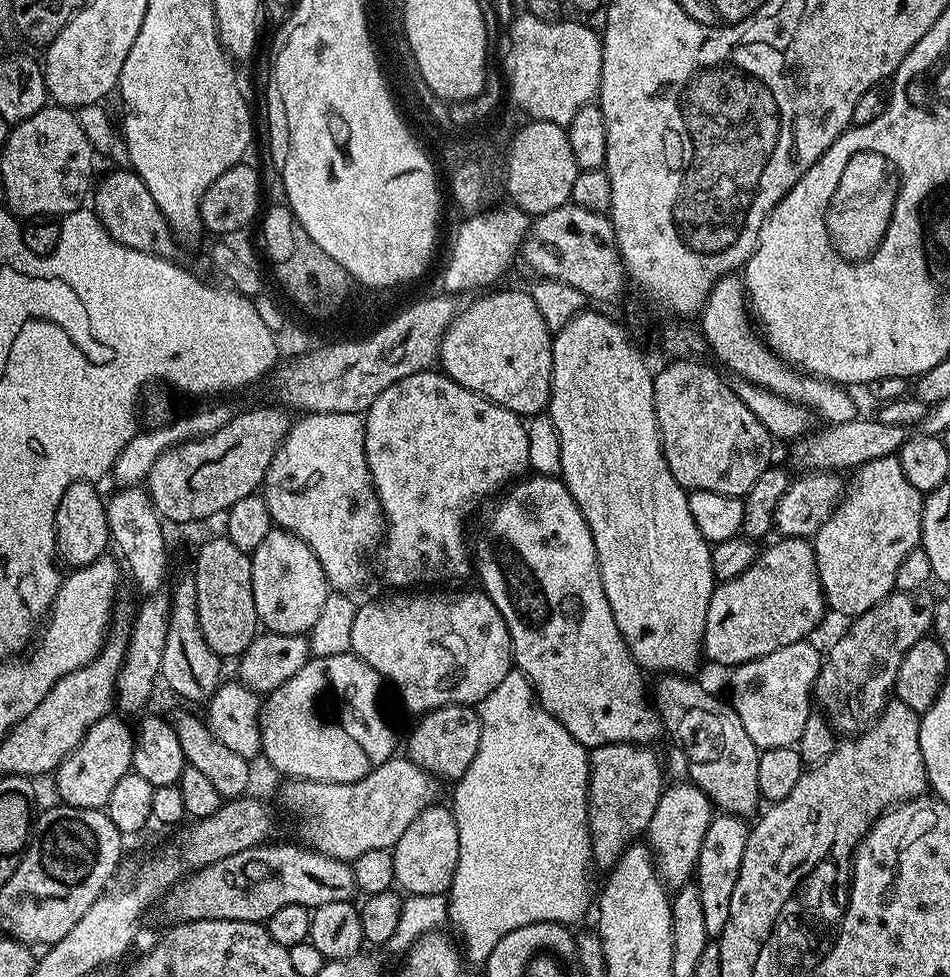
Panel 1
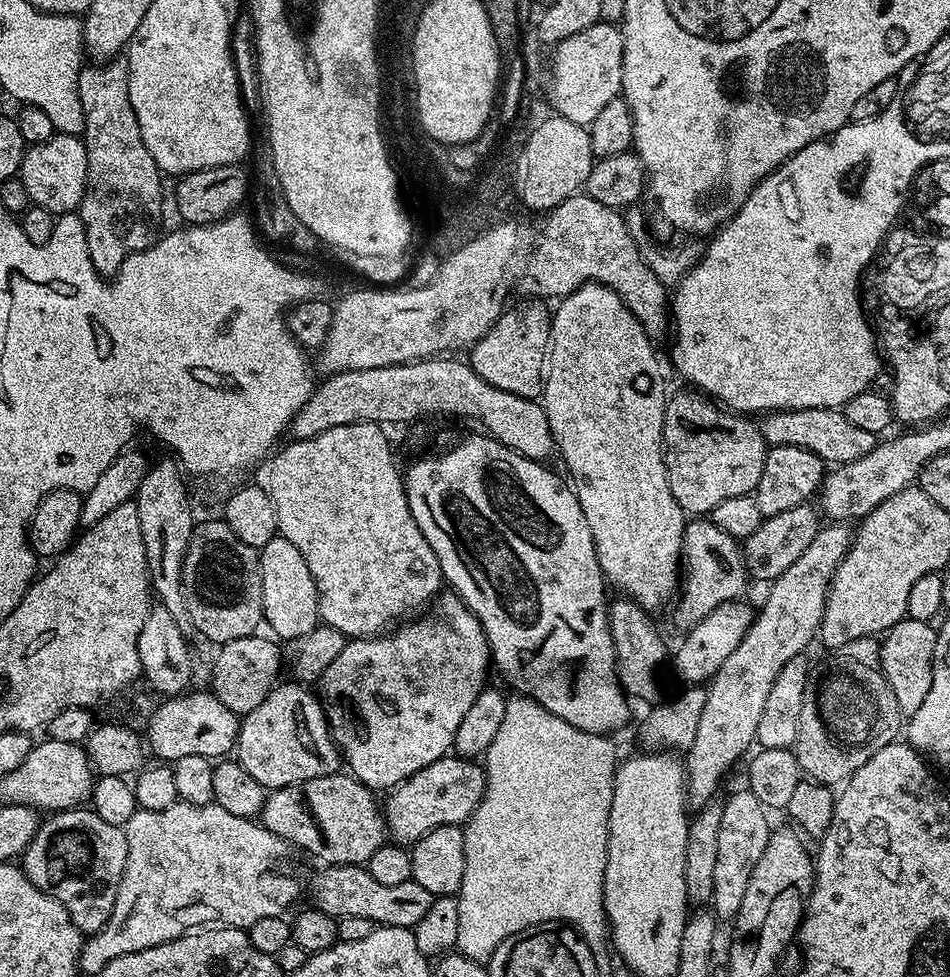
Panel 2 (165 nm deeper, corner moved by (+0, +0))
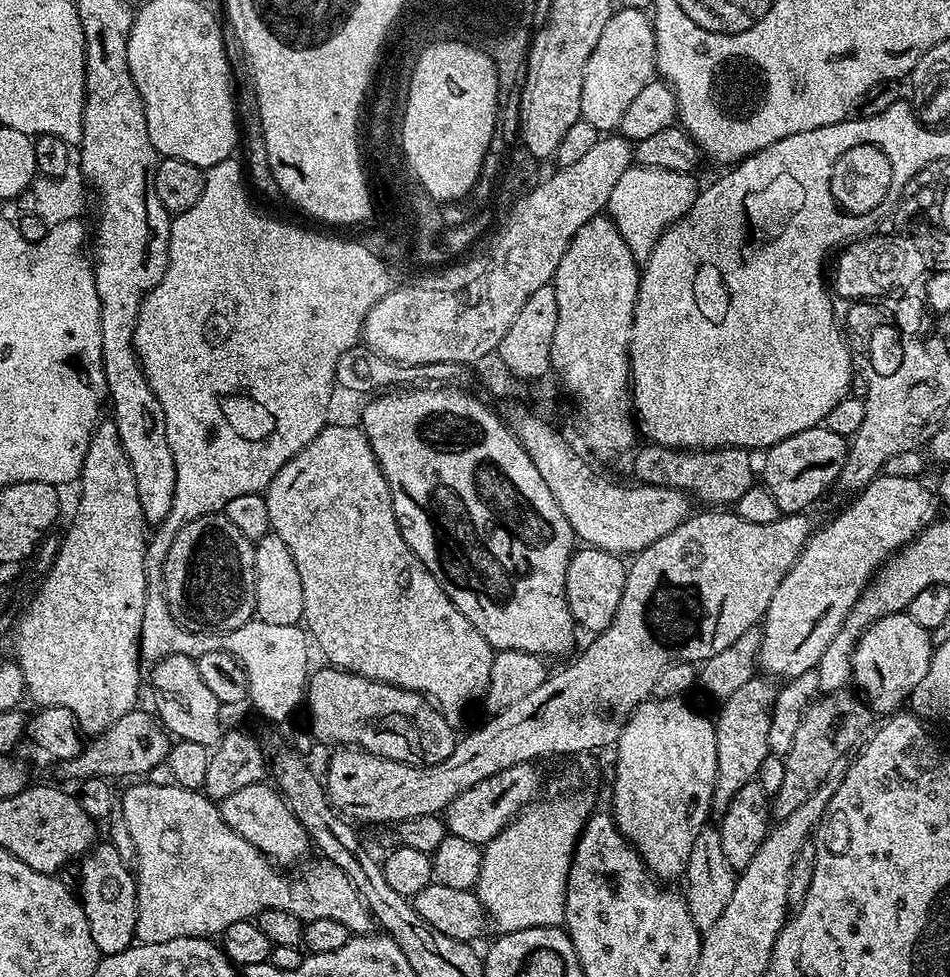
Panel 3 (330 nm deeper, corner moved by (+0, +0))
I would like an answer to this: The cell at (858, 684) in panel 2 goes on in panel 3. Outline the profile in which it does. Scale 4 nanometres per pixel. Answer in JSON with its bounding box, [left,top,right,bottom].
[770,692,869,820]

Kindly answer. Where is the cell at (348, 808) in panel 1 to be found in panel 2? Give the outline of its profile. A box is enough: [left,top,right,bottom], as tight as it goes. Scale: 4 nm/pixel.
[382,754,485,846]

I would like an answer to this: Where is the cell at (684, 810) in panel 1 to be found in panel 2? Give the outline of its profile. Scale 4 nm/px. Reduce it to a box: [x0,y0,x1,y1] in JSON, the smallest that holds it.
[682,522,853,805]

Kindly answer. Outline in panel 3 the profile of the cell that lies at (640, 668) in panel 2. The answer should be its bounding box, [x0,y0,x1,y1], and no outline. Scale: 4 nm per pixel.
[565,546,628,634]

